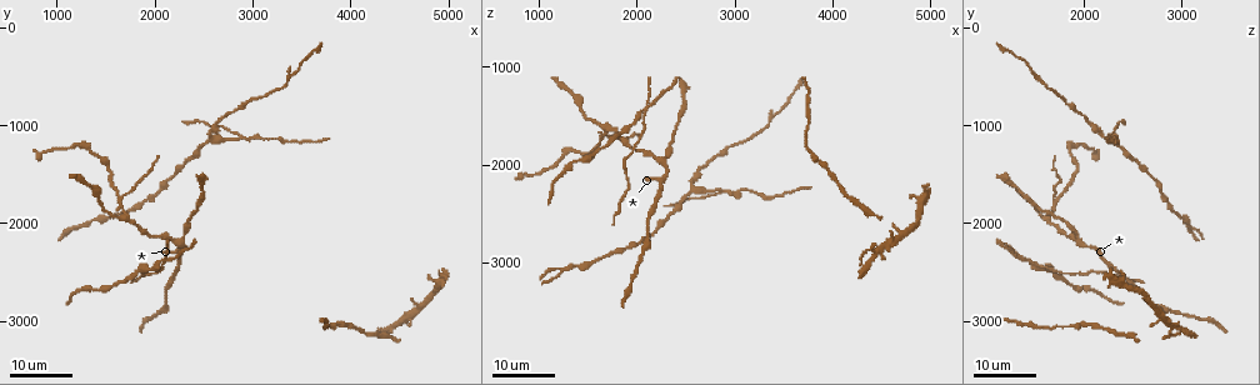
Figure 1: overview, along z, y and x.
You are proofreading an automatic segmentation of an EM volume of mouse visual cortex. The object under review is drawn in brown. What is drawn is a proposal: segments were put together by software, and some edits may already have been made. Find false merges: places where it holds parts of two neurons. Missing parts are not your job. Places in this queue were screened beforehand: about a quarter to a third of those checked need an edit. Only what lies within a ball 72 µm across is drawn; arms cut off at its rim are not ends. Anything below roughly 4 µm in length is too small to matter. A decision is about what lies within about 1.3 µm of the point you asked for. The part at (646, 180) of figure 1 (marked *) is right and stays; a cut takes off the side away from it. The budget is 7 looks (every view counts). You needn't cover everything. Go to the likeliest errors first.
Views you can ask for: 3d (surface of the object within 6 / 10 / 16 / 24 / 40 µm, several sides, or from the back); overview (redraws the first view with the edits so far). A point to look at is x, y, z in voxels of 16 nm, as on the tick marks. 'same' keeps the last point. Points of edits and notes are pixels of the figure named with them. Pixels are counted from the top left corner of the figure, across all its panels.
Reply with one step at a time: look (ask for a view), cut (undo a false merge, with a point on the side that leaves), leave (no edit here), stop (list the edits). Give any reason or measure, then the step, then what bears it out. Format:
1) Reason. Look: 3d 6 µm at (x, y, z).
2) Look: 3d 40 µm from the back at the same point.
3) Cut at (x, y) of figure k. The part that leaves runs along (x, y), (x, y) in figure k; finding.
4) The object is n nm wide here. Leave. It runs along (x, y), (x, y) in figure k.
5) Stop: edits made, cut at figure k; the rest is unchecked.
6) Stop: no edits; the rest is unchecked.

Three-way junction. Look: 3d 24 µm at (2840, 1120, 2280).

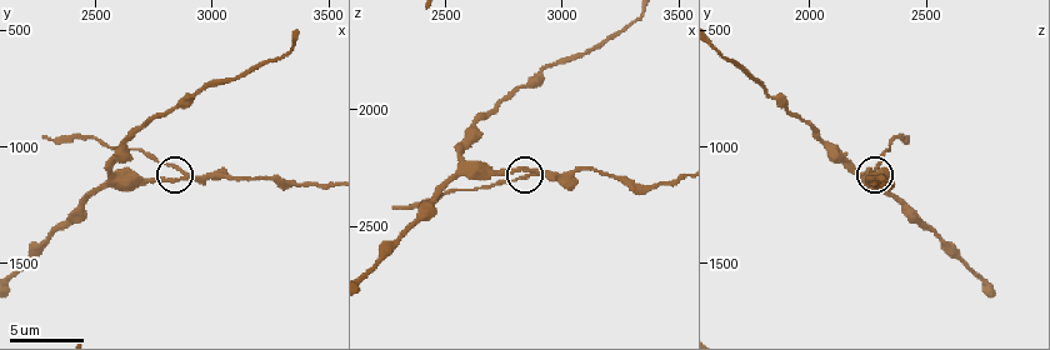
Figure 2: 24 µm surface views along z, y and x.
Look: 3d 10 µm at (2870, 1100, 2280).

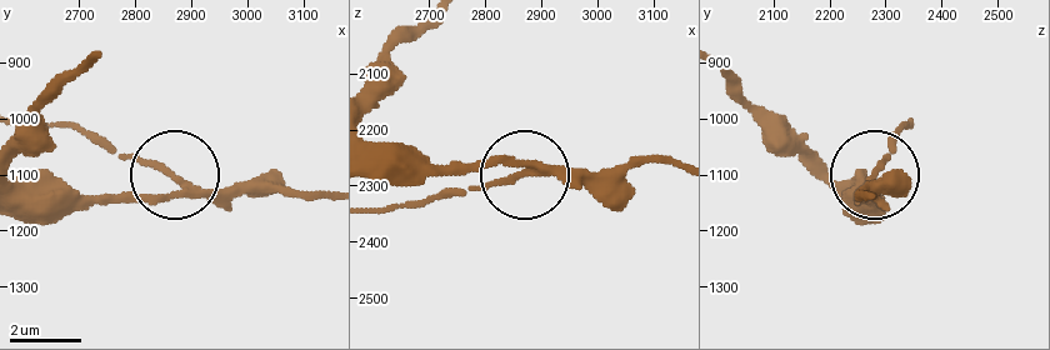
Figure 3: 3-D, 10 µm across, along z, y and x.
The side arm is 11 µm long; 3 arms meet here. Cut at (150, 164) of figure 3. A second neuron is stuck on.

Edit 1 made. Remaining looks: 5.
Redraw. Look: overview.

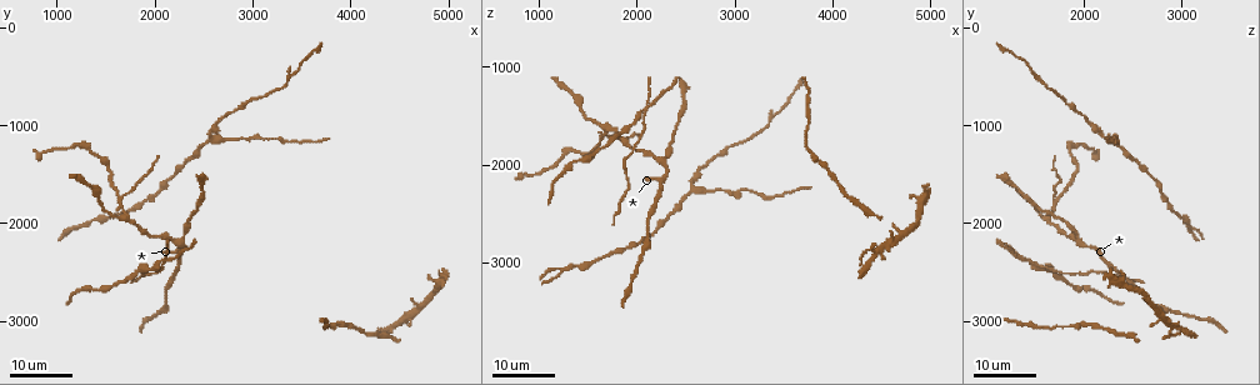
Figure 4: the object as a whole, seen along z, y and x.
Three-way junction. Look: 3d 24 µm at (2060, 2380, 1460).

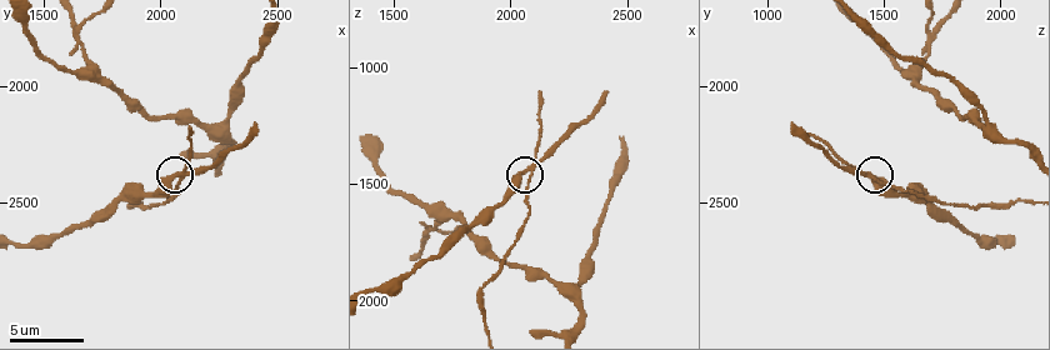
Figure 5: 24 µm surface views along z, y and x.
Zoom in. Look: 3d 6 µm at (2040, 2400, 1440).

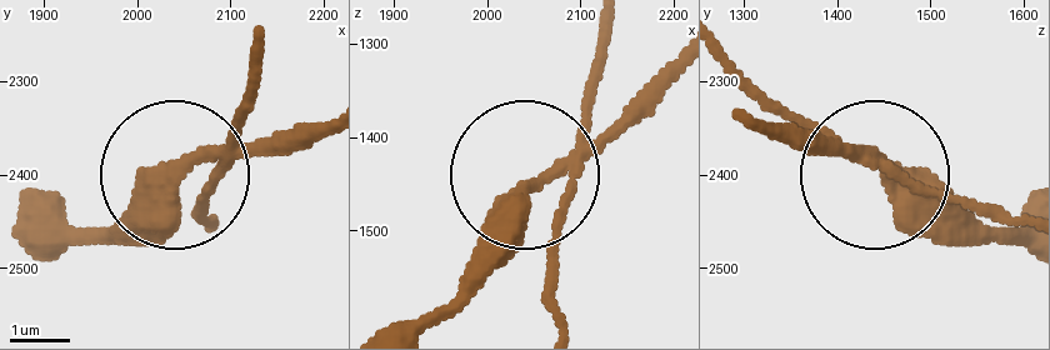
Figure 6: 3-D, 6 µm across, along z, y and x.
The side arm is 25 µm long. Cut at (244, 101) of figure 6. The part that leaves runs along (854, 158), (1028, 218) in figure 6; a second neuron is stuck on.

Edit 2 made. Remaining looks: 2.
Stop: edits made, cut at figure 3, cut at figure 6; the rest is unchecked.

